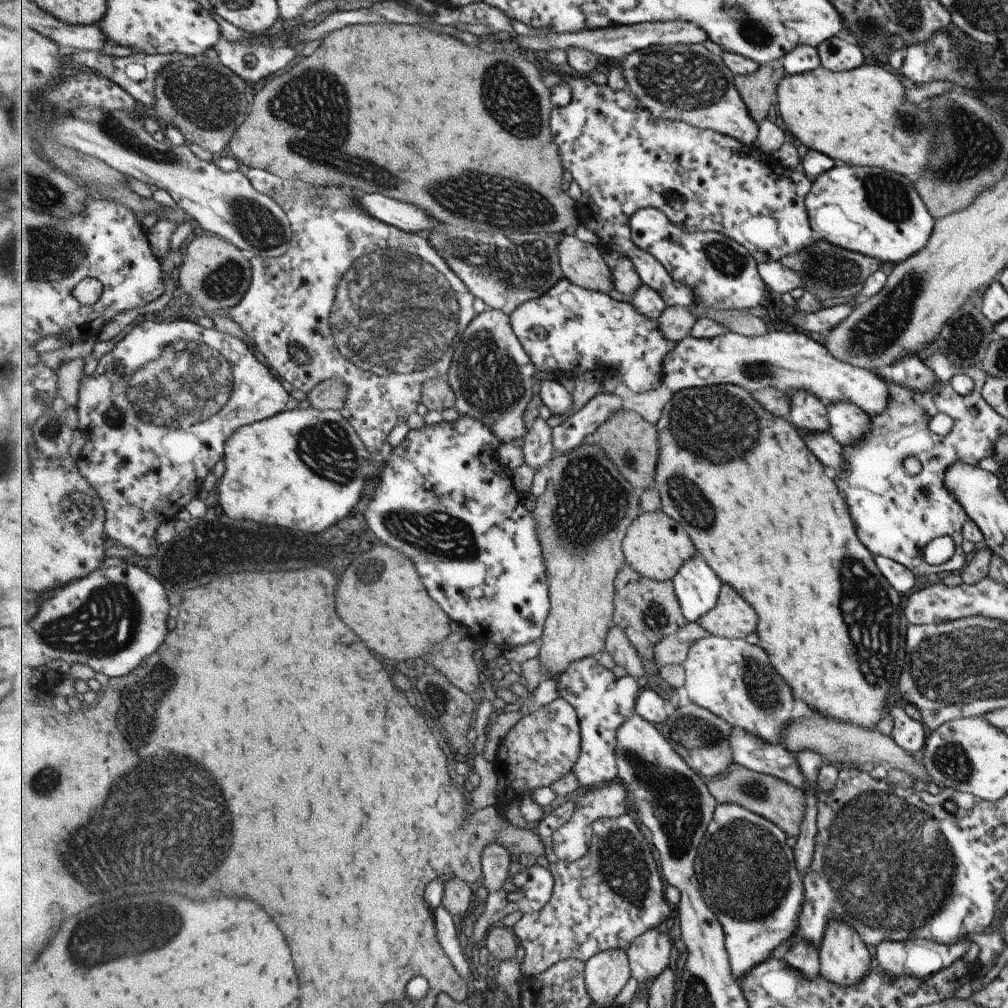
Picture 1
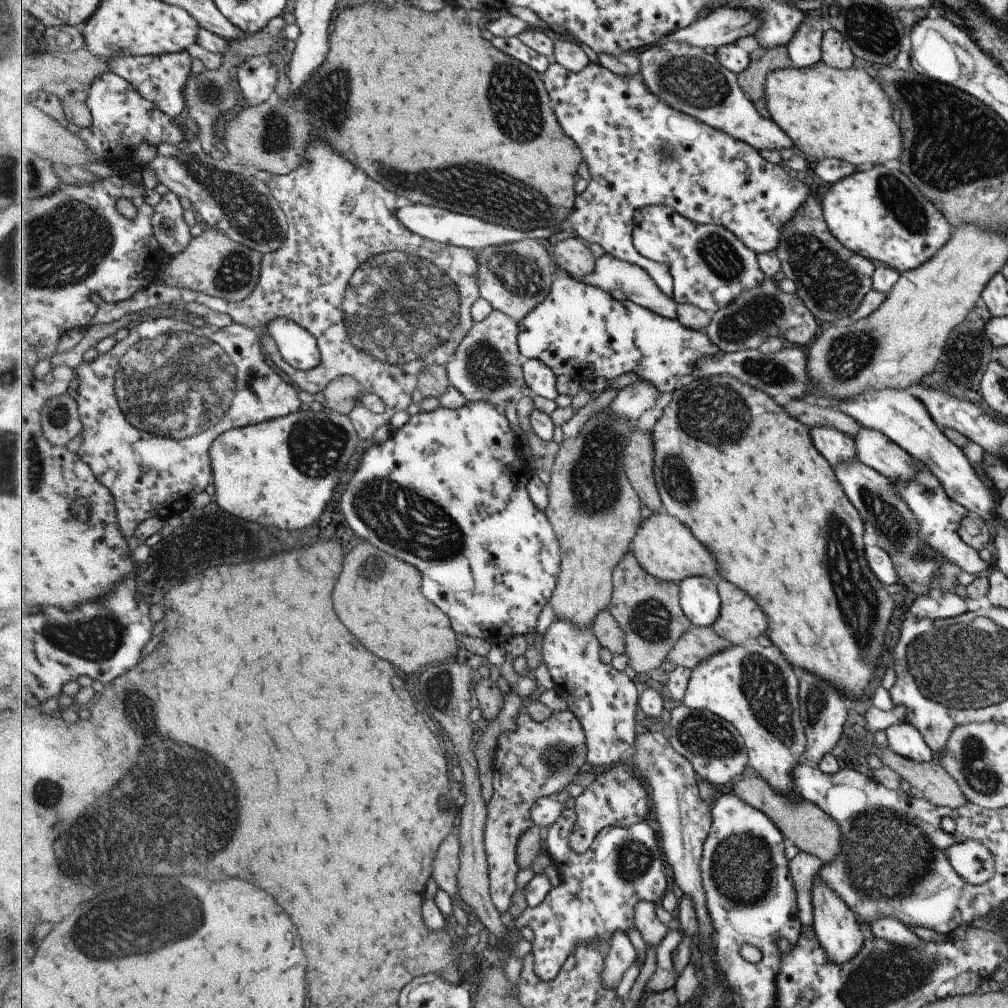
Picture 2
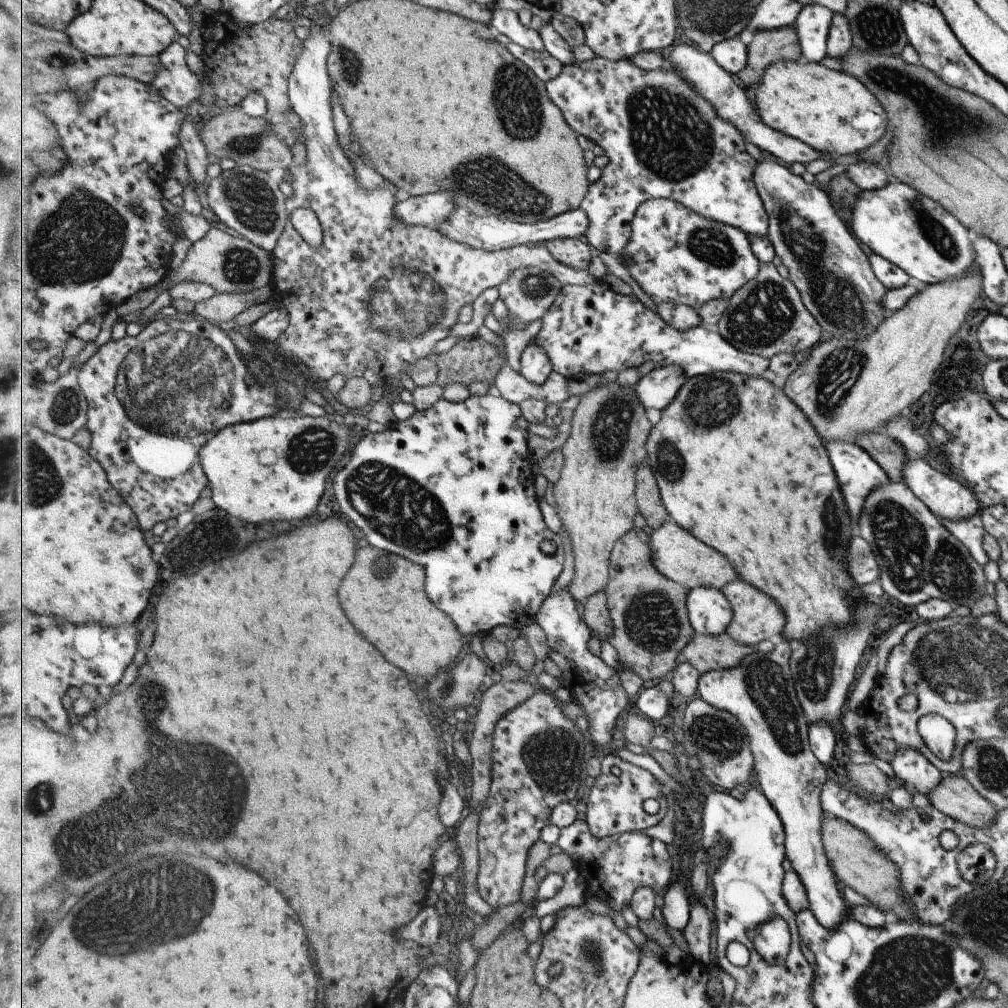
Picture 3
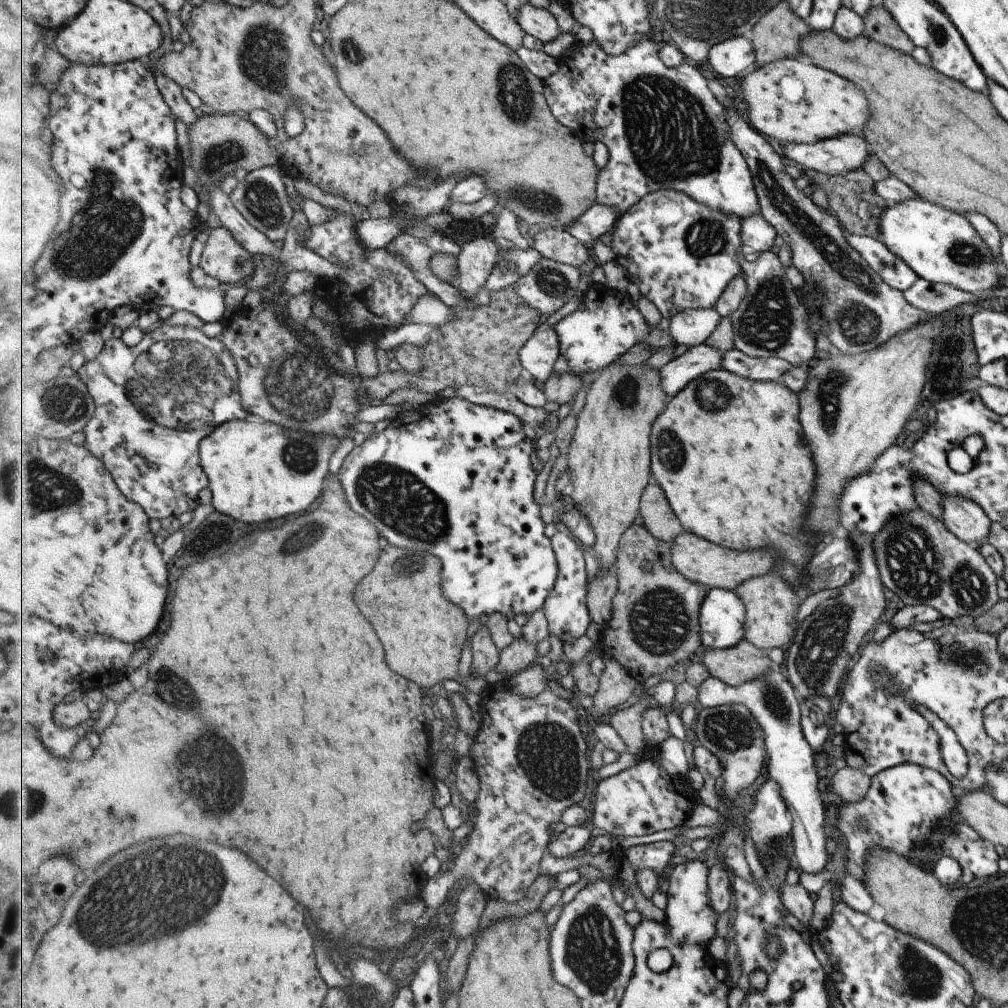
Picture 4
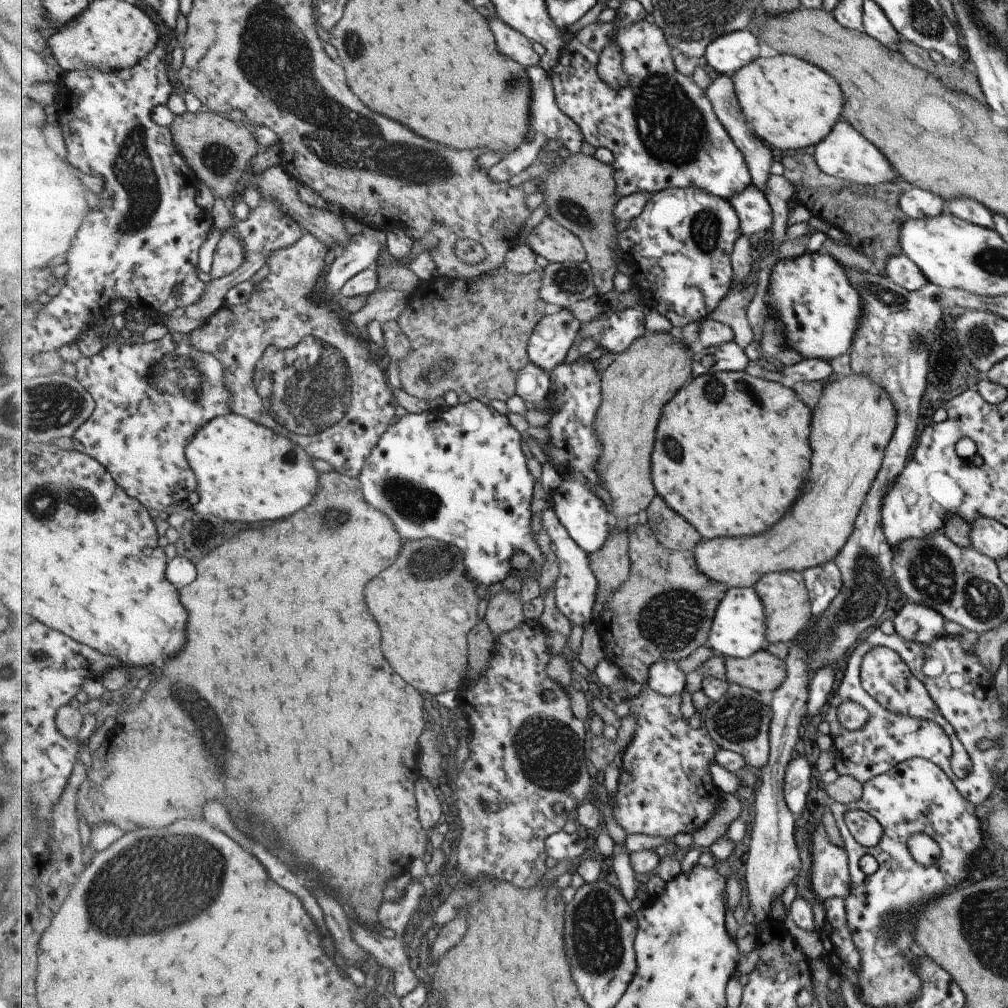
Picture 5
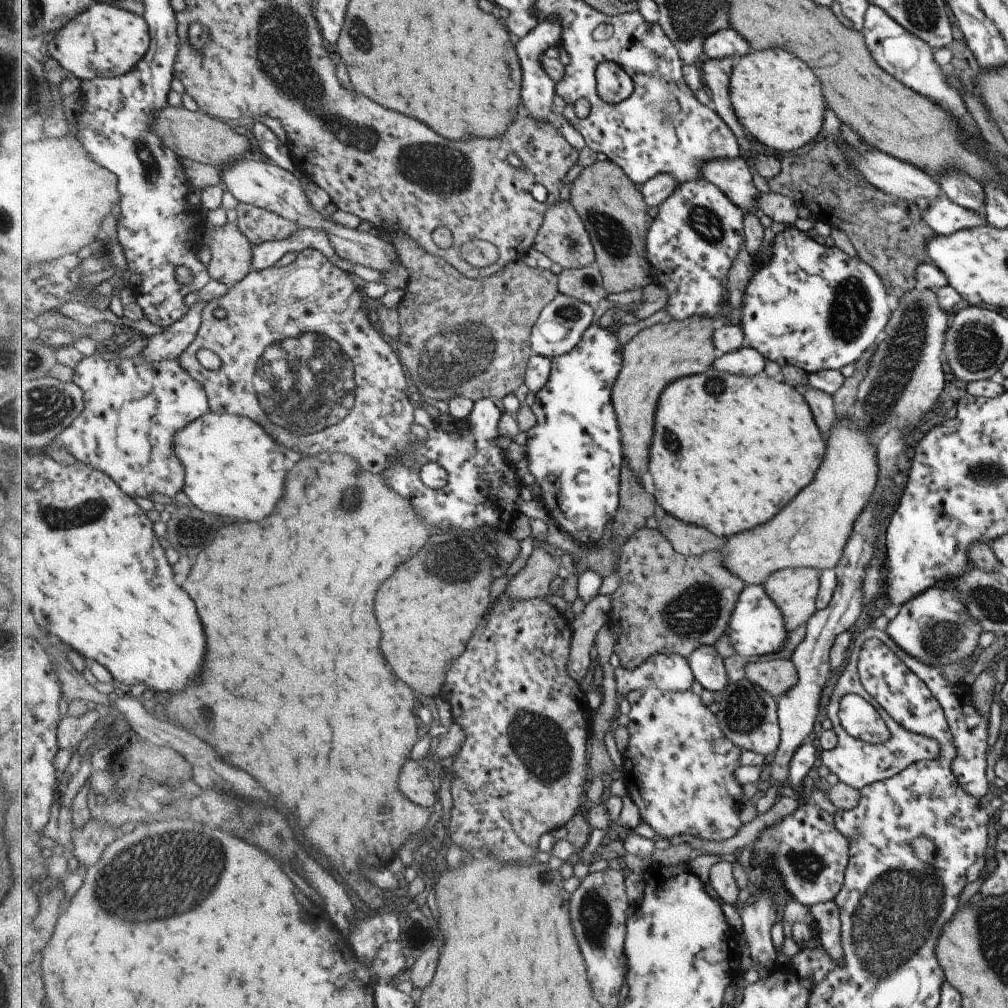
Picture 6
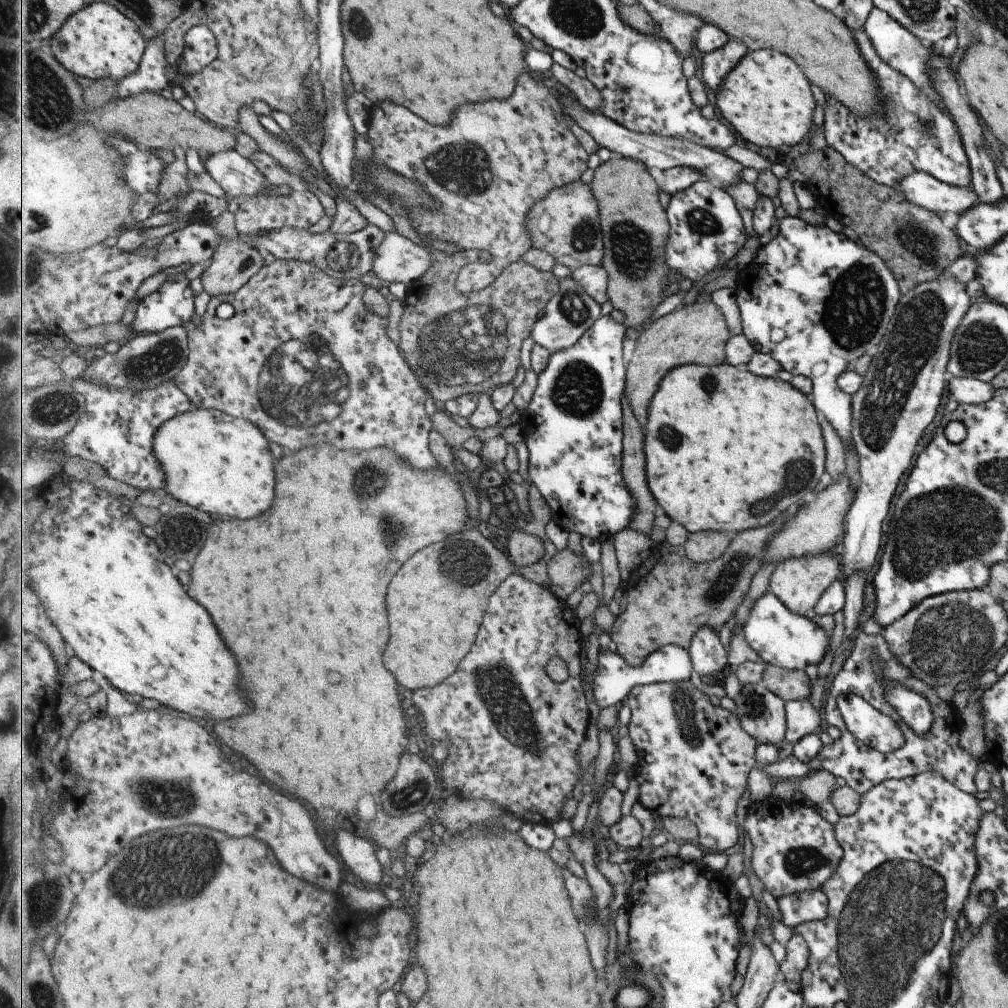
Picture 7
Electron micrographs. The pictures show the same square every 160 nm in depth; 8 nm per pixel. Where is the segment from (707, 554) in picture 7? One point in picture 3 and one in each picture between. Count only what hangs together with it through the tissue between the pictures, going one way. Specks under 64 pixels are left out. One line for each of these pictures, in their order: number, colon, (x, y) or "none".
3: (651, 506)
4: (659, 517)
5: (674, 531)
6: (689, 540)

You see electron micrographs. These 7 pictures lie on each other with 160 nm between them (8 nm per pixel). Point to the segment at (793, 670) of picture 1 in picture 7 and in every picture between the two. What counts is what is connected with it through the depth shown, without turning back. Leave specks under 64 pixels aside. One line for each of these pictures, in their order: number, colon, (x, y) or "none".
2: (756, 490)
3: (760, 488)
4: (740, 476)
5: (733, 450)
6: (730, 451)
7: (736, 449)

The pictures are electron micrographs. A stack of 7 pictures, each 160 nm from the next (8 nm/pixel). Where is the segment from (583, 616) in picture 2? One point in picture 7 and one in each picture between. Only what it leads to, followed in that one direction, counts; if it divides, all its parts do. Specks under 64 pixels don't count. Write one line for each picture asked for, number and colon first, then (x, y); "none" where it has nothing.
3: (595, 497)
4: (610, 459)
5: (636, 387)
6: (654, 358)
7: (699, 333)

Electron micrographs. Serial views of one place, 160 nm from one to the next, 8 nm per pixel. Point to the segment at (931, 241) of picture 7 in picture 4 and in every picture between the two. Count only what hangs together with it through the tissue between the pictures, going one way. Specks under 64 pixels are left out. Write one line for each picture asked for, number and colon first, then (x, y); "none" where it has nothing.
4: (851, 199)
5: (869, 216)
6: (887, 233)

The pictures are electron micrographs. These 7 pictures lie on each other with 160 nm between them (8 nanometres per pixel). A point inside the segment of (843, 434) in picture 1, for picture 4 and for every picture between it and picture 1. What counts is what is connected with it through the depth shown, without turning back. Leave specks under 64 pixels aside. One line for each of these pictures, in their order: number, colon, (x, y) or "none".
2: (872, 448)
3: (944, 497)
4: (963, 518)

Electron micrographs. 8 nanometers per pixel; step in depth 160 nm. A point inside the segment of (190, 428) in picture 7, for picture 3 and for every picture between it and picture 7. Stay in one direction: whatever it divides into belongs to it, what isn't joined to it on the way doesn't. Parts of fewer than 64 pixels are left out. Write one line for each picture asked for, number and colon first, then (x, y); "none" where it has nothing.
3: (275, 468)
4: (259, 470)
5: (247, 472)
6: (234, 467)

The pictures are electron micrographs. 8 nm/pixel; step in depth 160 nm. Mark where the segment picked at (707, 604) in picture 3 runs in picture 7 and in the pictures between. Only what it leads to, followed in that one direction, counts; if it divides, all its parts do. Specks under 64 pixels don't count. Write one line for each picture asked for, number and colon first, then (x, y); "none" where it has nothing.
4: (723, 618)
5: (739, 630)
6: (756, 628)
7: (792, 641)

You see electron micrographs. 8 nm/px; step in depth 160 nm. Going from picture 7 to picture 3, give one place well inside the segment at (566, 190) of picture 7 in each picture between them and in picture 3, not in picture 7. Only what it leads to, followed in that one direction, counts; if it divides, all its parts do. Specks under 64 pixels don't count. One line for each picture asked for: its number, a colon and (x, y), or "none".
3: (573, 252)
4: (556, 244)
5: (554, 242)
6: (565, 238)

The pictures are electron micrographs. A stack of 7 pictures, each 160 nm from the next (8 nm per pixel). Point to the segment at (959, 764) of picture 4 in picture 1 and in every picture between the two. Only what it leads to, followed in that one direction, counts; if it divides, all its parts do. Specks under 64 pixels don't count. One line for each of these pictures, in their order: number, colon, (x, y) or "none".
1: (908, 734)
2: (904, 740)
3: (938, 735)

